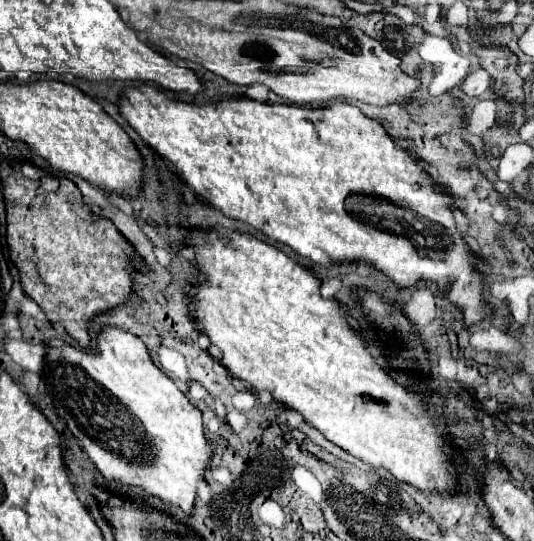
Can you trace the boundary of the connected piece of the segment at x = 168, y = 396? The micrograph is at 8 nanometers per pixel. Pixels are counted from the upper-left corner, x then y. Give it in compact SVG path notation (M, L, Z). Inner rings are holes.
M104 328L98 336L96 350L98 352L80 350L68 346L64 340L48 342L44 382L60 418L64 418L68 430L76 436L80 448L90 456L106 482L138 486L146 494L178 506L186 516L192 516L198 482L204 478L214 458L212 442L204 434L202 412L154 364L148 346L138 336L120 328Z

